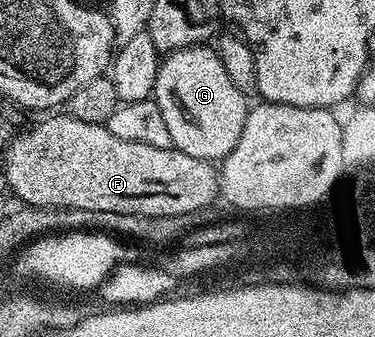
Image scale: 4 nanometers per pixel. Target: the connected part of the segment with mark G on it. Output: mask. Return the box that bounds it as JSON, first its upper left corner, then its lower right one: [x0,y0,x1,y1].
[152,45,249,161]

